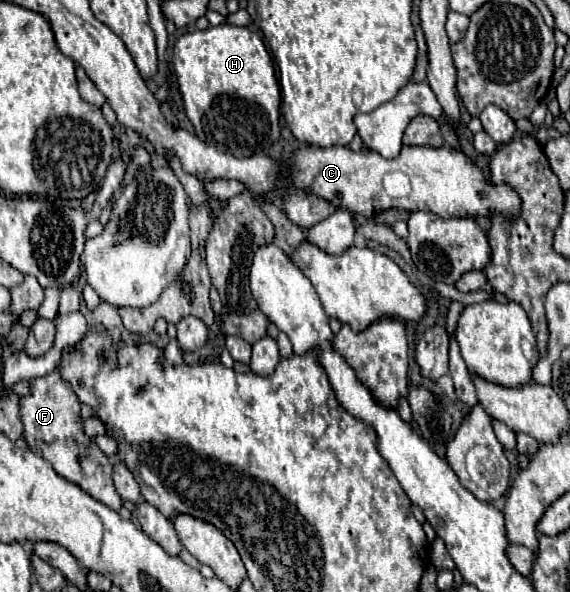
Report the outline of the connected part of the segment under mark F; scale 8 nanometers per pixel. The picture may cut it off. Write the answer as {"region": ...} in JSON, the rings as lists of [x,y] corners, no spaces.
{"region":[[[54,368],[46,376],[32,378],[30,394],[20,396],[20,420],[24,426],[22,438],[26,440],[28,448],[44,456],[60,476],[72,480],[92,498],[104,502],[118,512],[122,508],[122,498],[112,482],[112,464],[108,456],[96,446],[94,438],[84,434],[80,408],[82,404],[78,396],[74,394],[72,386],[60,376],[58,368]]]}

